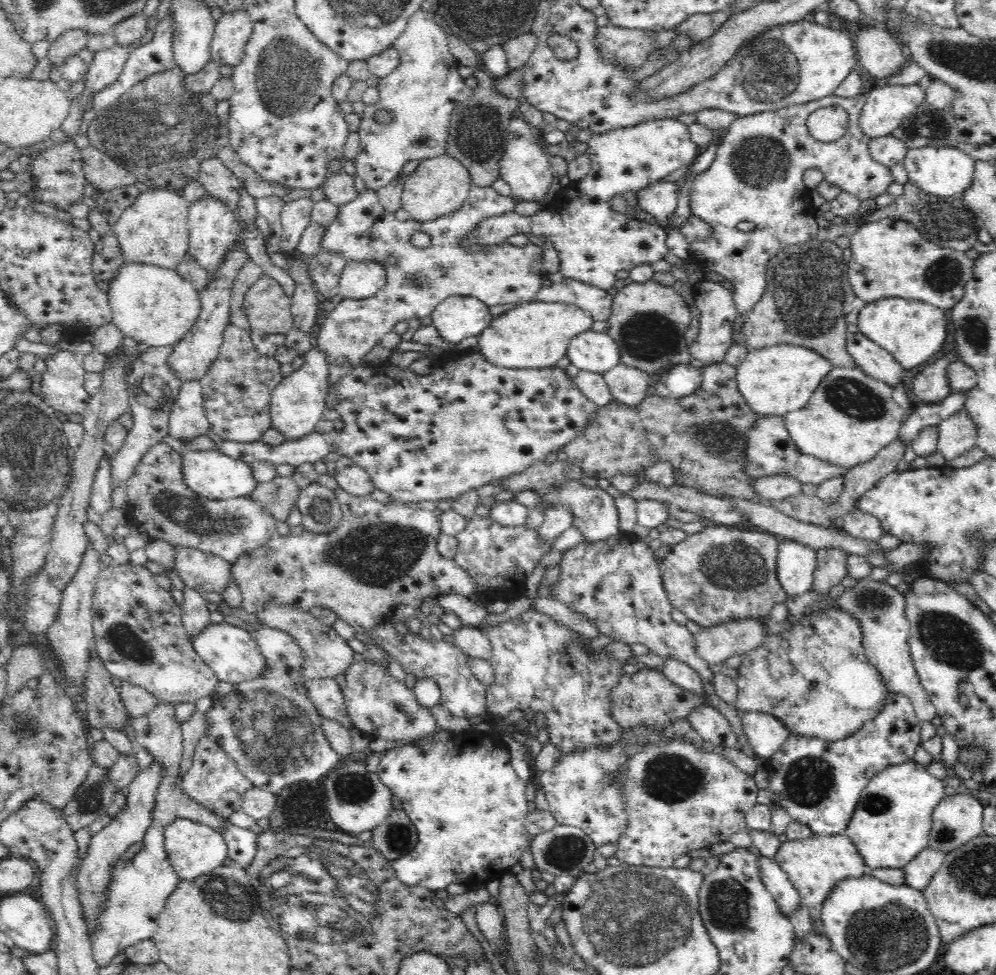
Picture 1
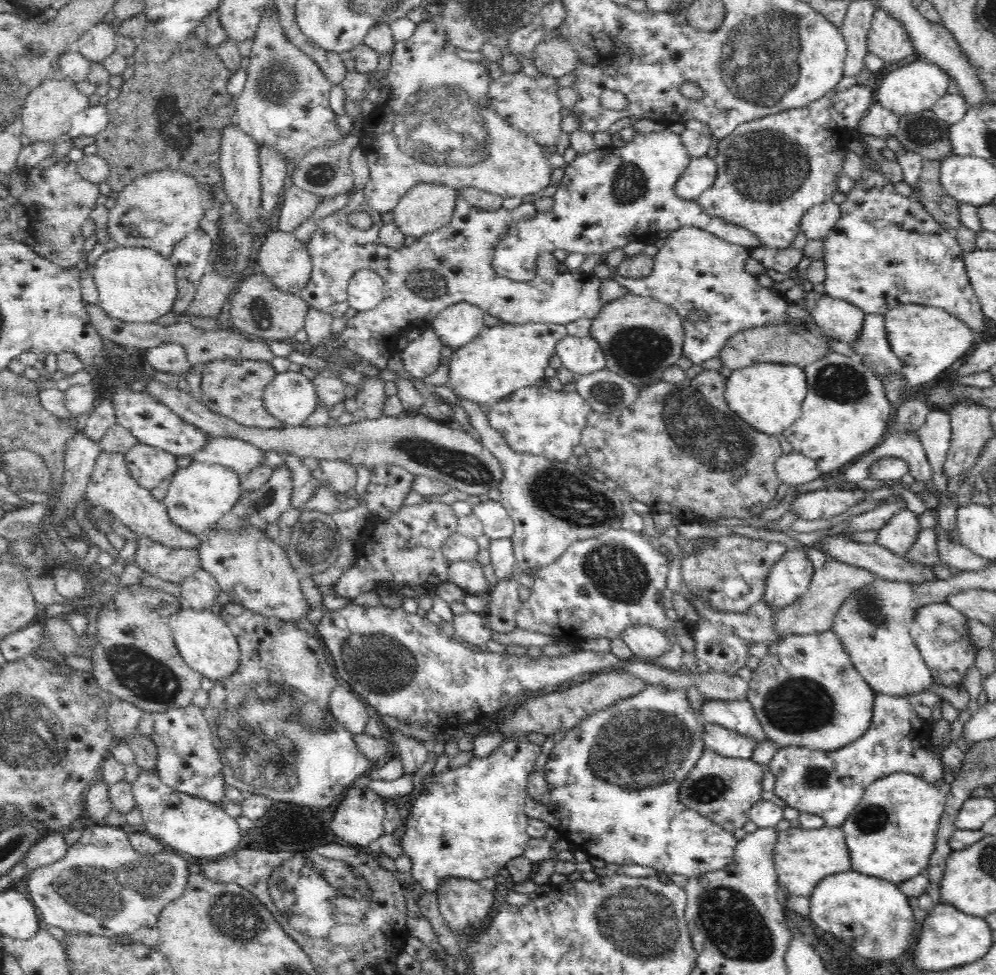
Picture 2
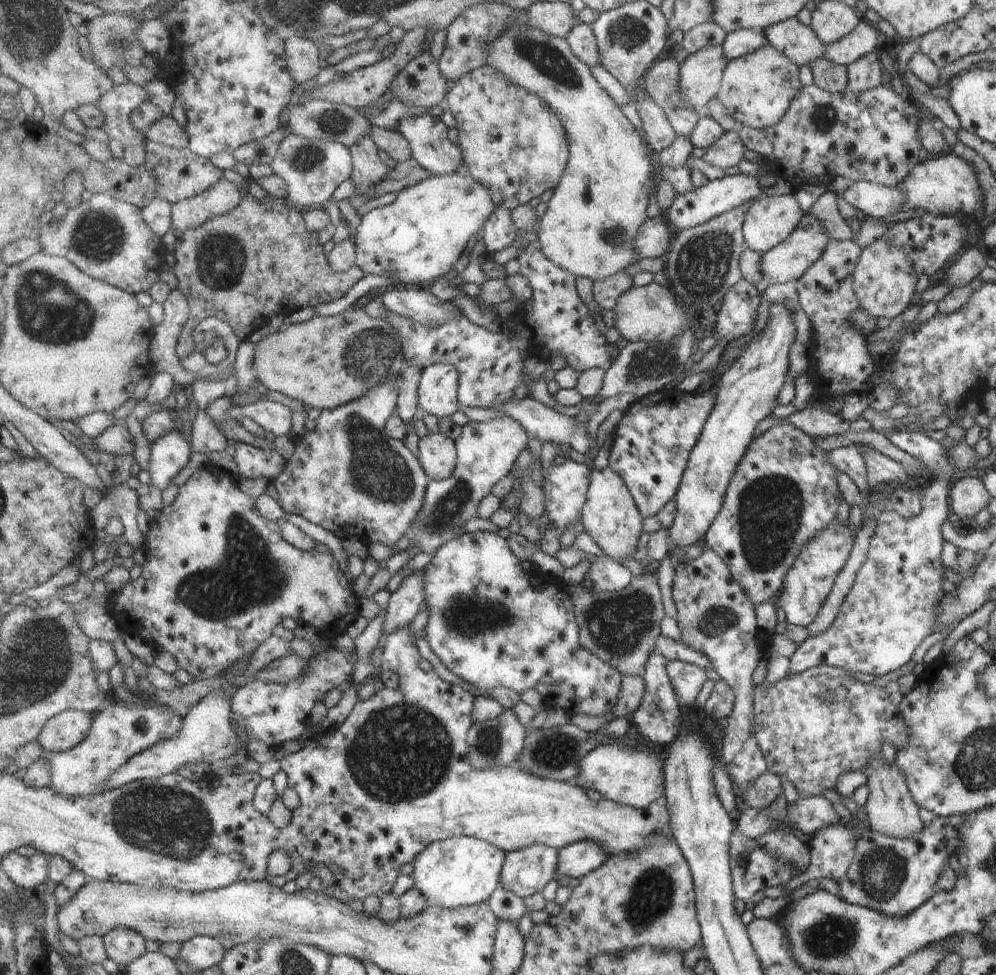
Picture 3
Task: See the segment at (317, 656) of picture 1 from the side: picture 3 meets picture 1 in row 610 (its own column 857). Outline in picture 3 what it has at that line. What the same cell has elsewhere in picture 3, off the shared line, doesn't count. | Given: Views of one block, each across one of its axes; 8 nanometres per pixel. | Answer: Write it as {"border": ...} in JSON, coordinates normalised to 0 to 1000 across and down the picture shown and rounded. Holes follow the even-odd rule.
{"border":[[[887,244],[879,246],[876,250],[864,257],[860,269],[857,271],[855,279],[855,298],[860,309],[860,316],[874,326],[893,326],[904,322],[906,318],[915,310],[921,282],[917,279],[916,270],[911,267],[909,256],[895,252]]]}

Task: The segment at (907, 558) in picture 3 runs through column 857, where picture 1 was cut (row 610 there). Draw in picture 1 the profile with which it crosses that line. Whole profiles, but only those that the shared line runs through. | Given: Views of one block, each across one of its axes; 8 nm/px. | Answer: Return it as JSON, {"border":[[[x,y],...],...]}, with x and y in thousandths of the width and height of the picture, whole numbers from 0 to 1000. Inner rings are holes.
{"border":[[[627,546],[609,554],[582,556],[563,566],[563,573],[560,575],[563,586],[554,600],[551,613],[568,621],[576,630],[583,630],[594,642],[600,644],[604,651],[632,662],[648,661],[657,671],[681,675],[699,686],[705,695],[715,697],[716,691],[711,686],[711,680],[701,672],[698,650],[693,649],[689,641],[679,638],[675,633],[676,623],[657,566],[649,555]]]}

